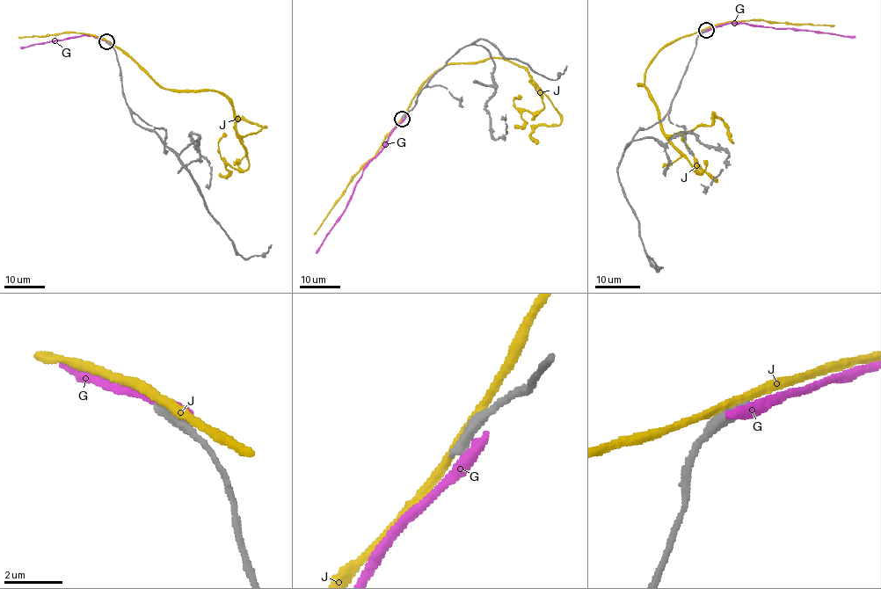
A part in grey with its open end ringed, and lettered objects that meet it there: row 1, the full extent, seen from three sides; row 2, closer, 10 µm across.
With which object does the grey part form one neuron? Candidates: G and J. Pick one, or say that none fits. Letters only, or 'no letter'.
no letter

